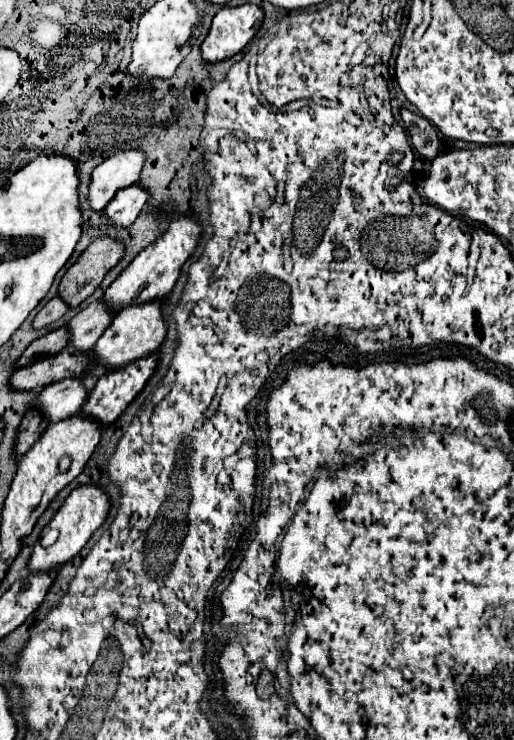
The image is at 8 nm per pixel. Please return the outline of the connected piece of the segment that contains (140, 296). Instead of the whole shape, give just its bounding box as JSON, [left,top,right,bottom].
[102,220,200,312]

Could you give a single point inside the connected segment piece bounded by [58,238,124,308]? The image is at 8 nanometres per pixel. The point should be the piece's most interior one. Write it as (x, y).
(82, 278)

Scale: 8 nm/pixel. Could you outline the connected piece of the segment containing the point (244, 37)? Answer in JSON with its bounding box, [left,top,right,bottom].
[200,4,262,64]

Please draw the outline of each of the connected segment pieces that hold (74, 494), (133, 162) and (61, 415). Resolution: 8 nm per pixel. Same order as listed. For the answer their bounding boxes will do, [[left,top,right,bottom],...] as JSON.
[[28,486,110,572],[88,150,144,212],[32,378,86,422]]

